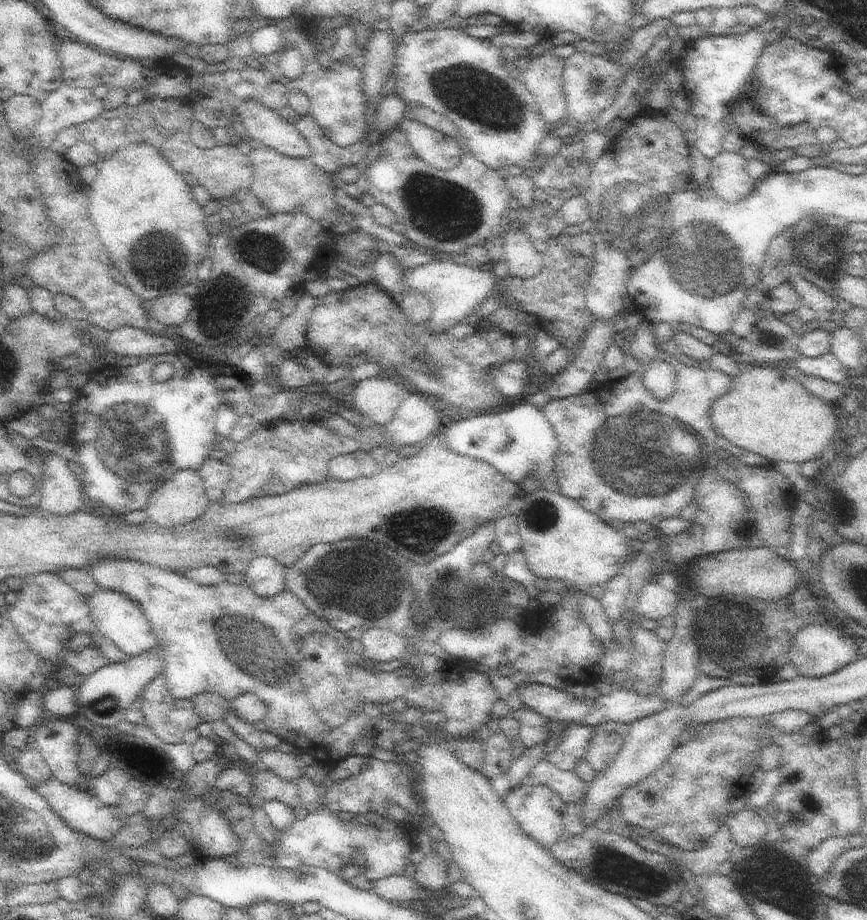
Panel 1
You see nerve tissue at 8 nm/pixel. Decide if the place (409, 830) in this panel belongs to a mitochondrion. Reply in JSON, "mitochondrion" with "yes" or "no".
{"mitochondrion":"no"}

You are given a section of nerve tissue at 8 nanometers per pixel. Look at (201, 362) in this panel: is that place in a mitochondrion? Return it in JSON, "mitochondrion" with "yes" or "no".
{"mitochondrion":"no"}

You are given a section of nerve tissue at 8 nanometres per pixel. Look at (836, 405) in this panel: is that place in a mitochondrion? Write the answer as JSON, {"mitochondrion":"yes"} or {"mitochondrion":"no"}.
{"mitochondrion":"no"}

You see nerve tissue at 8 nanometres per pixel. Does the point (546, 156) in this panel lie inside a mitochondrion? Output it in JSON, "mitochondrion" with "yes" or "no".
{"mitochondrion":"no"}

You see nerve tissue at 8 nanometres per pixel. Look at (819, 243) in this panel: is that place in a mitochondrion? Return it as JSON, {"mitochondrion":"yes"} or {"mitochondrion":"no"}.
{"mitochondrion":"yes"}

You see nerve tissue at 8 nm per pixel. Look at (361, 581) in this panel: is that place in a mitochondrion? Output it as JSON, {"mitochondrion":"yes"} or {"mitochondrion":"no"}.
{"mitochondrion":"yes"}

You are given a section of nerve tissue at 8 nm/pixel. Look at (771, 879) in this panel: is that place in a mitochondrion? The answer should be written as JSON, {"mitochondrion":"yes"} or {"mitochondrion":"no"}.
{"mitochondrion":"yes"}

